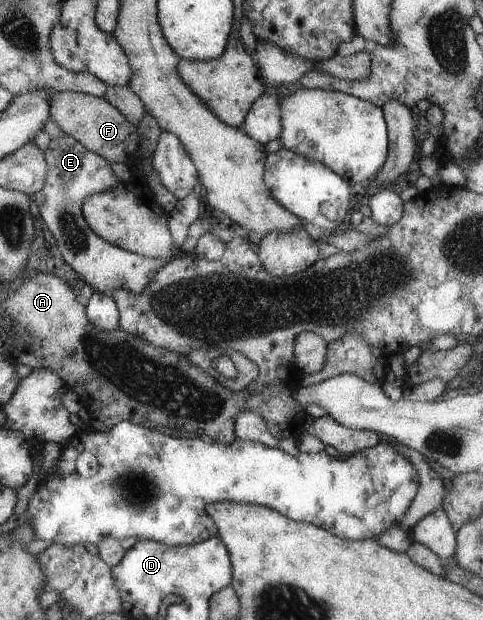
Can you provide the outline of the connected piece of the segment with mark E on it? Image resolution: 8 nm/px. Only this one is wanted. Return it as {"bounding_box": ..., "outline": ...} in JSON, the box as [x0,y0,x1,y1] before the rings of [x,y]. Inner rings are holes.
{"bounding_box":[39,135,175,295],"outline":[[[70,135],[54,139],[51,137],[48,148],[45,148],[45,156],[49,168],[42,192],[46,198],[39,209],[44,222],[57,240],[64,262],[74,268],[95,292],[110,295],[112,290],[125,288],[135,295],[144,293],[157,272],[175,256],[163,259],[145,257],[110,244],[90,228],[82,212],[84,200],[87,196],[110,190],[120,184],[109,160],[93,153]]]}

